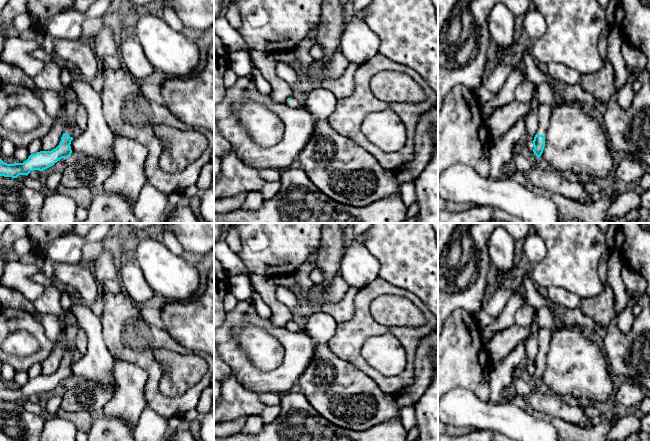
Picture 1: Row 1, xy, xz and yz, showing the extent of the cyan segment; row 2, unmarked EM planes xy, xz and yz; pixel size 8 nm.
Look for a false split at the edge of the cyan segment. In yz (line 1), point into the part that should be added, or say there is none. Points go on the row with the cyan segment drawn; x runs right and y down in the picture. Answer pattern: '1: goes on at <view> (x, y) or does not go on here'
1: goes on at yz (544, 111)

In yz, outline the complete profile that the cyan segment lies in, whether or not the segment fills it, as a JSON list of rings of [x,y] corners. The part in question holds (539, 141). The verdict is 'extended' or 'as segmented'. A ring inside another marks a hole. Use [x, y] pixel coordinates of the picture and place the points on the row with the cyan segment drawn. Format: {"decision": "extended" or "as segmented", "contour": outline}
{"decision": "extended", "contour": [[[539,104],[538,105],[538,120],[539,120],[539,128],[537,134],[534,137],[533,142],[533,152],[534,154],[540,158],[543,153],[545,147],[545,135],[548,127],[549,118],[551,115],[552,104]]]}

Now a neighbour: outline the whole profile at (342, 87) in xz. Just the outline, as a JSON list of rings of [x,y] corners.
[[[349,63],[344,73],[336,79],[327,79],[322,87],[332,92],[337,99],[350,97],[354,92],[354,74],[358,65]]]

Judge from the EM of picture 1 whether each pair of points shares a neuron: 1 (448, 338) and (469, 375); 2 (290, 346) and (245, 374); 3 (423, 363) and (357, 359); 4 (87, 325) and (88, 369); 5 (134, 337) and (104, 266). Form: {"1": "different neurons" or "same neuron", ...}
{"1": "same neuron", "2": "same neuron", "3": "different neurons", "4": "same neuron", "5": "different neurons"}

